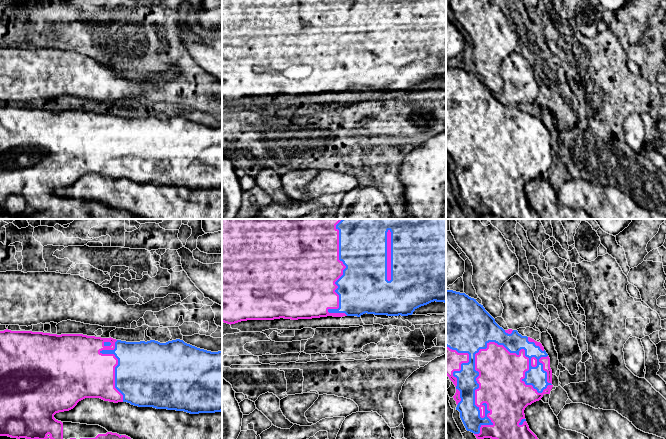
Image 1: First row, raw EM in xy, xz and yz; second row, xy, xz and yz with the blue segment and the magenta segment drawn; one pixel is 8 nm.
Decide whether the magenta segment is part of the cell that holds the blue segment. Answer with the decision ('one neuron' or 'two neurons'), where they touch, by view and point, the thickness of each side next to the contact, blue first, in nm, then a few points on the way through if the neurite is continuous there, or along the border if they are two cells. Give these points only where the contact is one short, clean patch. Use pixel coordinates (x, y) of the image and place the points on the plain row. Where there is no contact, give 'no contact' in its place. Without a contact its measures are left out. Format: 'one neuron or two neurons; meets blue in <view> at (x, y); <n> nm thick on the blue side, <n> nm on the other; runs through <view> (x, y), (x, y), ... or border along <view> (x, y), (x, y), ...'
one neuron; meets blue in yz at (474, 139); 320 nm thick on the blue side, 360 nm on the other

